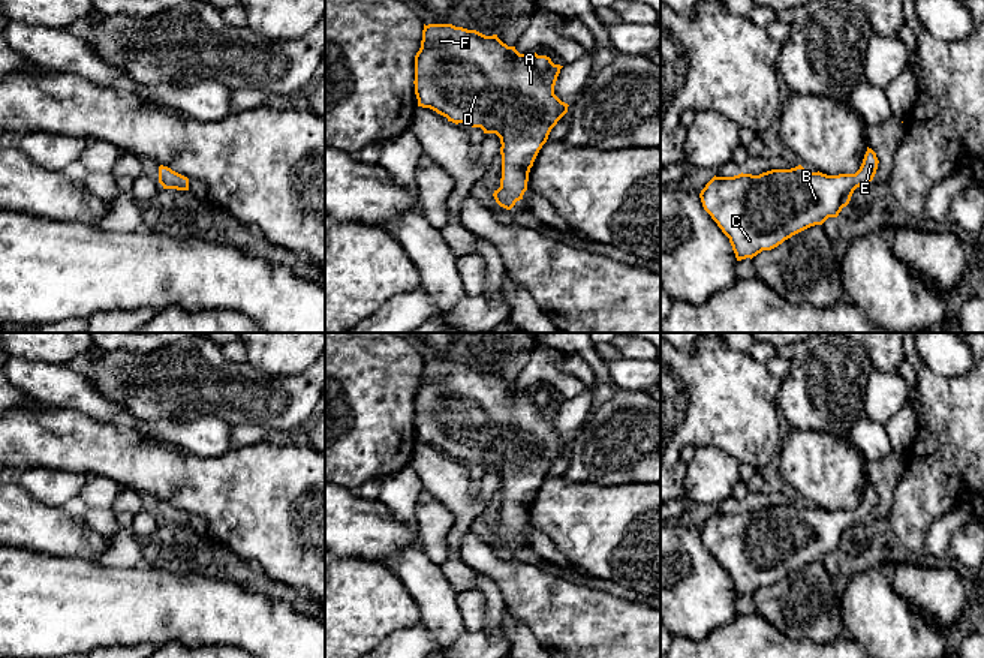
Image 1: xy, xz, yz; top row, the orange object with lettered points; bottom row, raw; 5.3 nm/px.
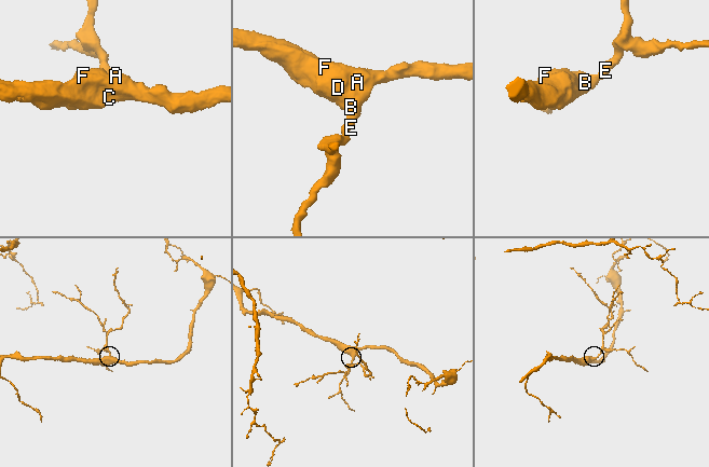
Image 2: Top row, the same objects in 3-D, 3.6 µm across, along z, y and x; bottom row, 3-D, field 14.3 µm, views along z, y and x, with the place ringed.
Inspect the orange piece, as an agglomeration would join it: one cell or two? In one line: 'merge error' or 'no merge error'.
no merge error

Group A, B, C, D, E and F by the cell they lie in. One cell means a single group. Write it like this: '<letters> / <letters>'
A B C D E F

